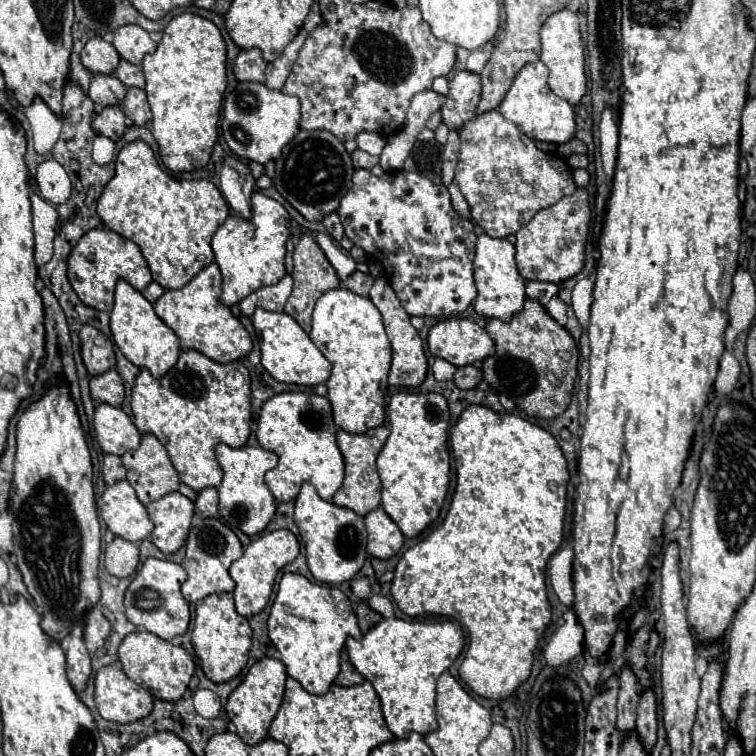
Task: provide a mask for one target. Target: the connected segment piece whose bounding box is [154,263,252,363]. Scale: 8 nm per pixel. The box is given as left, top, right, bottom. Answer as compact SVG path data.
M216 263L204 267L182 289L168 289L156 303L156 315L180 337L182 349L194 349L218 363L230 363L246 357L252 351L252 339L244 325L232 315L230 307L220 303L222 275Z

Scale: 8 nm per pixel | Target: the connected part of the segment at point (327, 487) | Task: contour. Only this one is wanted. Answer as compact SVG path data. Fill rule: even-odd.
M278 393L270 397L258 417L258 443L262 449L270 449L278 455L278 465L266 473L266 485L274 493L276 501L292 501L304 481L312 483L318 495L326 501L342 487L344 461L336 445L336 423L332 419L332 407L328 397L316 393Z

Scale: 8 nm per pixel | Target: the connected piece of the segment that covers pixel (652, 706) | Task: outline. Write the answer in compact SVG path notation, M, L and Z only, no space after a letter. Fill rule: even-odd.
M652 687L644 689L640 695L640 705L638 705L638 719L636 719L636 729L640 735L640 741L644 743L646 751L652 751L654 743L656 743L656 693Z

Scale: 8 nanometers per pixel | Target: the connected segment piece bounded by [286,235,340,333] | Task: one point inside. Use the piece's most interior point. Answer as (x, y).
(313, 275)

